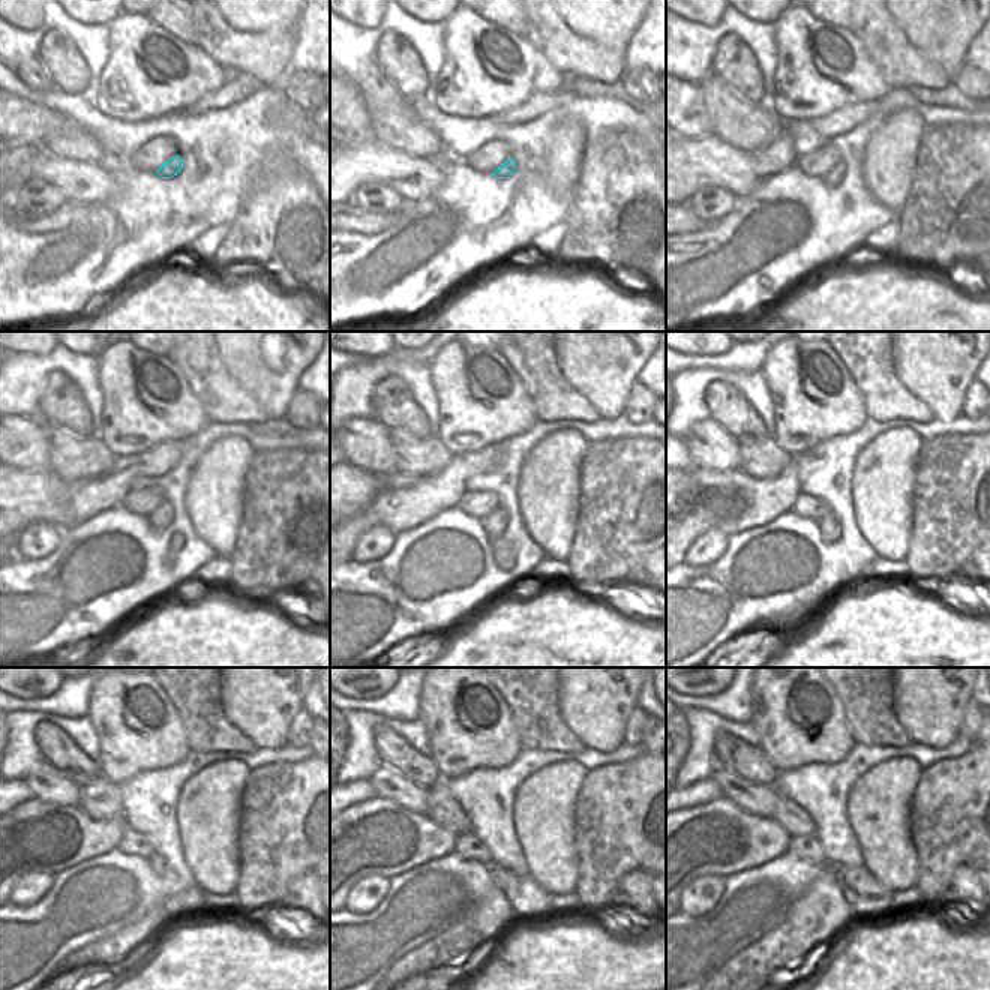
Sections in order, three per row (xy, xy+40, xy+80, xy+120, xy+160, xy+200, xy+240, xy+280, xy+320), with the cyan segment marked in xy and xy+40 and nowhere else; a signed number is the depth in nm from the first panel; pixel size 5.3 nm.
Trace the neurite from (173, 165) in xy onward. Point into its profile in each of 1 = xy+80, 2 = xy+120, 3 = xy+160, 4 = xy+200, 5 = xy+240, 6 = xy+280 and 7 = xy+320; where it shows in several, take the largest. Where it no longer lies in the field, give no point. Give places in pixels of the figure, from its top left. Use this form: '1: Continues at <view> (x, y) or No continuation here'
1: Continues at xy+80 (837, 173)
2: Continues at xy+120 (159, 518)
3: Continues at xy+160 (494, 524)
4: Continues at xy+200 (828, 525)
5: Continues at xy+240 (159, 866)
6: Continues at xy+280 (525, 896)
7: Continues at xy+320 (866, 896)

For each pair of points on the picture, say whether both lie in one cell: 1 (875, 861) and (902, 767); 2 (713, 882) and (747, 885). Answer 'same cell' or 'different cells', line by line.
1: same cell
2: different cells

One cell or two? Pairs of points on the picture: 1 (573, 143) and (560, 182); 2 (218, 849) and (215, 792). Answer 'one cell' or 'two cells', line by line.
1: one cell
2: one cell

